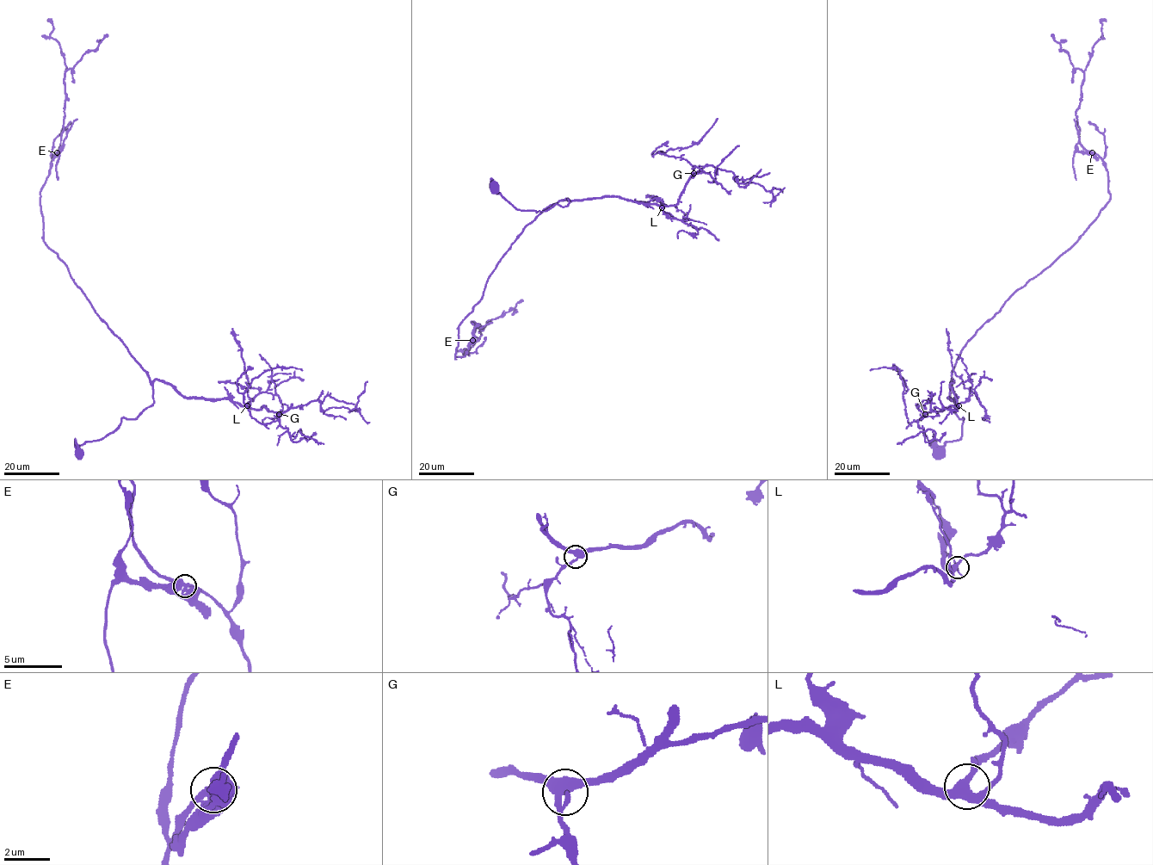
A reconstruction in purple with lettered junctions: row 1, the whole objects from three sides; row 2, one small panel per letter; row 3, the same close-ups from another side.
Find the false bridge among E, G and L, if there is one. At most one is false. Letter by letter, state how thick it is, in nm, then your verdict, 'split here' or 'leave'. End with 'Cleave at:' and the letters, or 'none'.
E: calibre 550 nm; split here
G: calibre 440 nm; leave
L: calibre 340 nm; leave
Cleave at: E

